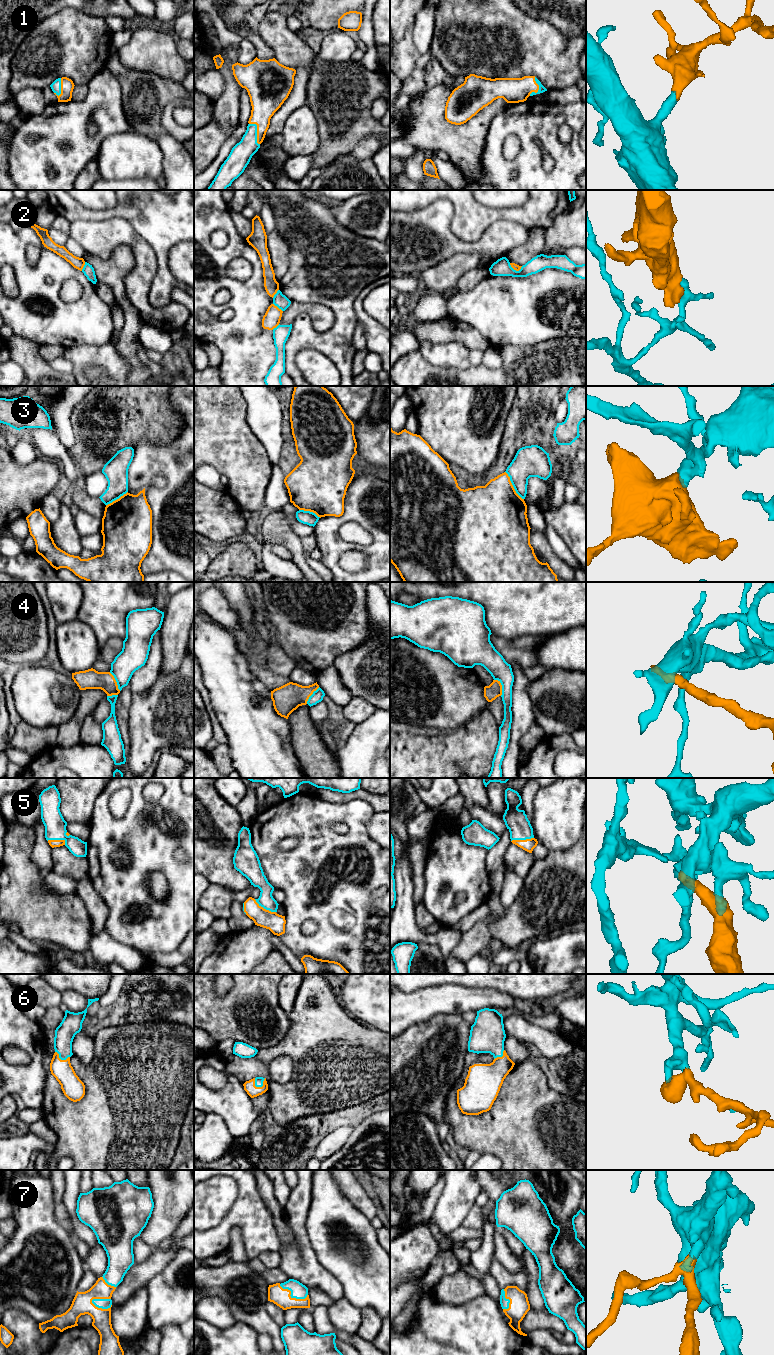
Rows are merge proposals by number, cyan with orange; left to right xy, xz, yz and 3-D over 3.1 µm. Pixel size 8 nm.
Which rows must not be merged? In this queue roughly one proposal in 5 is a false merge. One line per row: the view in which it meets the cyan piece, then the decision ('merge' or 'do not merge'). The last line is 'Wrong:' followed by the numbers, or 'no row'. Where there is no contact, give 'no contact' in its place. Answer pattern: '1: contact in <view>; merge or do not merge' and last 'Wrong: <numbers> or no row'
1: contact in xz; merge
2: contact in xz; do not merge
3: contact in yz; do not merge
4: contact in yz; do not merge
5: contact in xz; merge
6: contact in xz; merge
7: contact in xy; merge
Wrong: 2, 3, 4

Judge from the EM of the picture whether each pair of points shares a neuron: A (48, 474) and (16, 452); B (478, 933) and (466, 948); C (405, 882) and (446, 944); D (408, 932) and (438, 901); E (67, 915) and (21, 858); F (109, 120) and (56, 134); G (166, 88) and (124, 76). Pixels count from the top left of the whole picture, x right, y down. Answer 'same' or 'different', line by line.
A: different
B: same
C: same
D: different
E: same
F: same
G: same

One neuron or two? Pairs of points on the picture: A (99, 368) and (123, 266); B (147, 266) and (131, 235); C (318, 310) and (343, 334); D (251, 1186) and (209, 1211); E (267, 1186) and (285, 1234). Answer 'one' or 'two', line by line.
A: two
B: one
C: two
D: two
E: one

